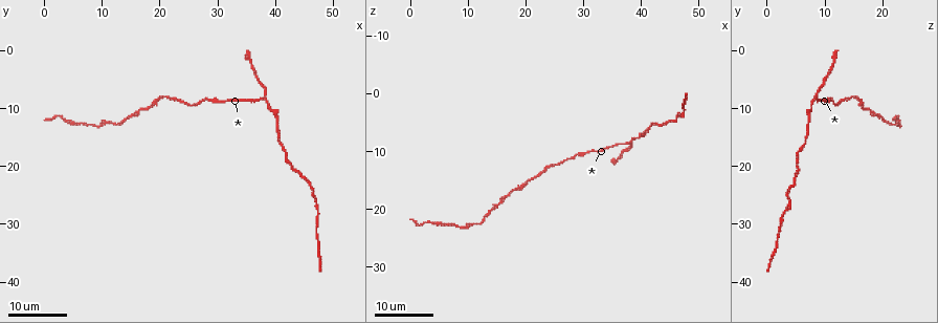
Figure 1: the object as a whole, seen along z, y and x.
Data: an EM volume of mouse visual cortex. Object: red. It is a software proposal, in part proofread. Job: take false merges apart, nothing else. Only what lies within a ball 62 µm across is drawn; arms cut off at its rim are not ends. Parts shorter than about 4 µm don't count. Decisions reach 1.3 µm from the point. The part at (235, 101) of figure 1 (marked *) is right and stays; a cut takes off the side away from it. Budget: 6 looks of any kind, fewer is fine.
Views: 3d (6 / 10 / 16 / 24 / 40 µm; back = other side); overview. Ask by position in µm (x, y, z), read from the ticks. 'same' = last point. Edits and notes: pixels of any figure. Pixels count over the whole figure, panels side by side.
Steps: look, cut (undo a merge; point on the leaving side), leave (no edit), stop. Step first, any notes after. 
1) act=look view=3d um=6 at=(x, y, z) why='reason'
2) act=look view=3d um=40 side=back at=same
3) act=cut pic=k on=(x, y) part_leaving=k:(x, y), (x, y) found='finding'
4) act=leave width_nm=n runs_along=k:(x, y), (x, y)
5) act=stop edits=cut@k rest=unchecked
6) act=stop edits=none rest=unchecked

act=look view=3d um=24 at=(38.5, 8.0, 8.5) why='a fork'

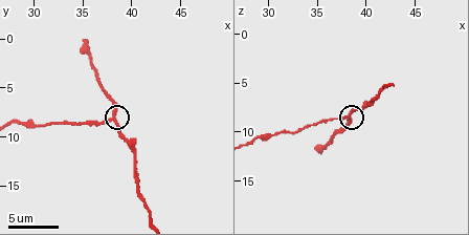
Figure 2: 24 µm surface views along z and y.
act=look view=3d um=10 at=(38.0, 7.8, 8.6)

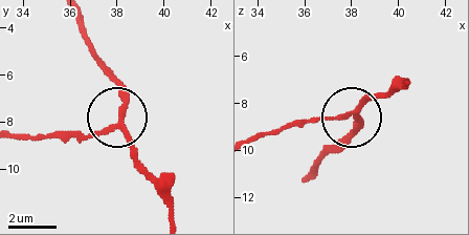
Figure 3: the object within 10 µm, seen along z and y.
act=leave side_arm_um=10 runs_along=3:(18, 139), (60, 139), (114, 126), (120, 84), (110, 68) found='one cell here'

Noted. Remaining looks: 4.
act=look view=3d um=16 at=(16.0, 11.0, 18.0) why='sudden change in width'

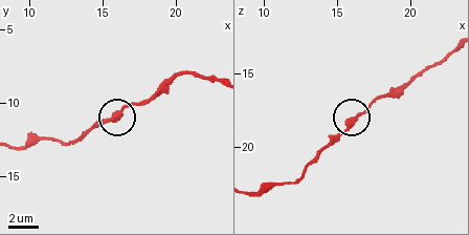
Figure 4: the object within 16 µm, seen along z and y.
act=look view=3d um=10 at=(16.0, 10.6, 18.2)

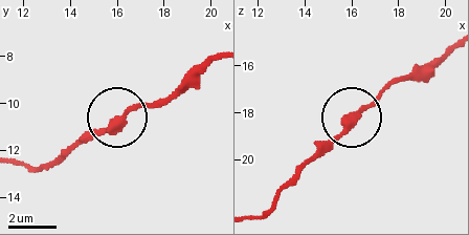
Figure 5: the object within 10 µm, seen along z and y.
act=leave runs_along=5:(450, 44), (354, 110), (303, 169) found='all the same cell'

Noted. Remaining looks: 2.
act=look view=3d um=16 at=(9.5, 13.0, 23.5) why='thick turns thin'

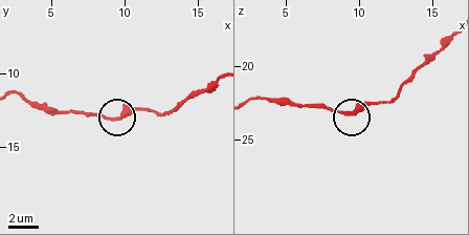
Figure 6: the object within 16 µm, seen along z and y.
act=look view=3d um=10 at=(9.6, 13.0, 23.0) why='zoom in'

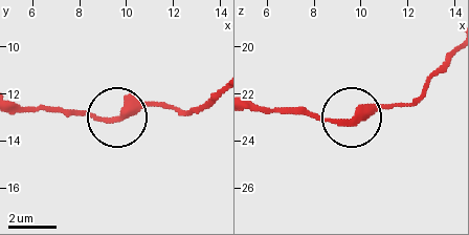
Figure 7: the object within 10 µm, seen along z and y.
act=leave runs_along=7:(216, 94), (190, 112), (49, 112) found='continuous, no second cell'

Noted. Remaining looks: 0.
act=stop edits=none rest=unchecked

